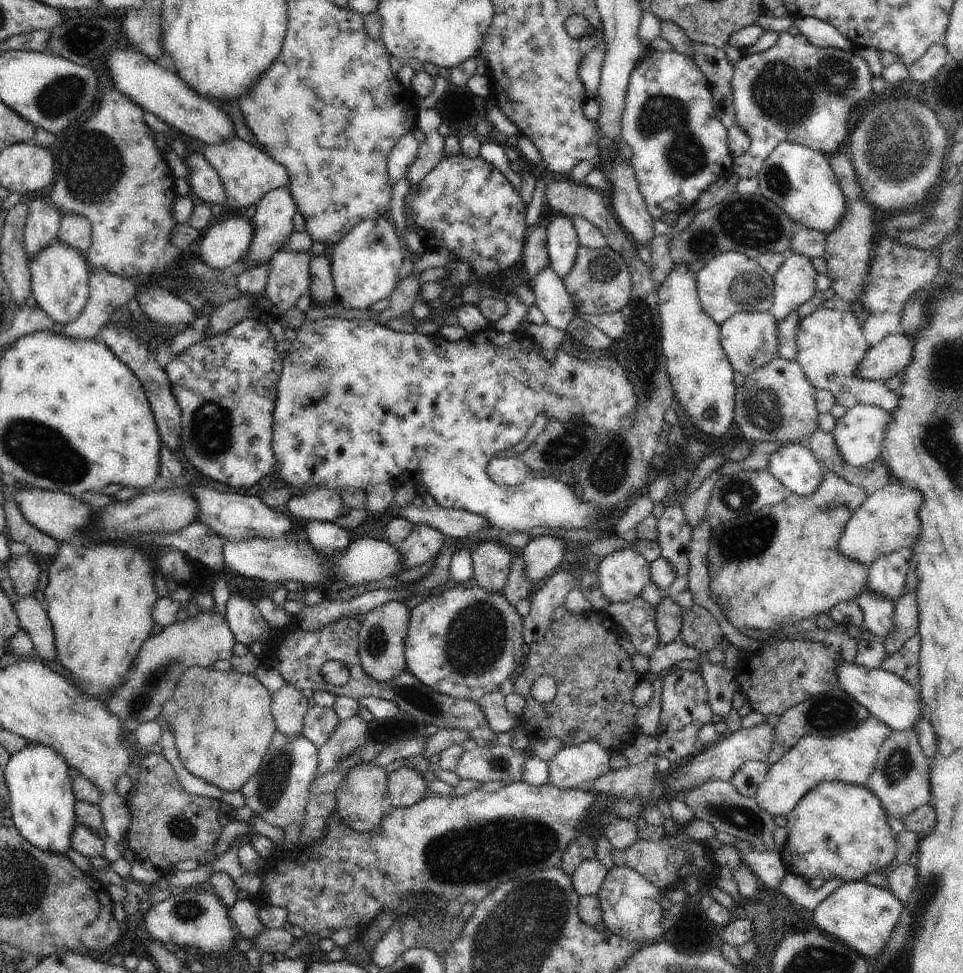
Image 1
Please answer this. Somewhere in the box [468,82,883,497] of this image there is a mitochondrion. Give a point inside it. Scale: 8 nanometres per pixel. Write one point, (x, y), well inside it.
(663, 121)

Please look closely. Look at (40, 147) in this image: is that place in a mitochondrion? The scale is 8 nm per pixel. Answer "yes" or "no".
no

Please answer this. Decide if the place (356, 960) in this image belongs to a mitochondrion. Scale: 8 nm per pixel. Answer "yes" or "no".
no

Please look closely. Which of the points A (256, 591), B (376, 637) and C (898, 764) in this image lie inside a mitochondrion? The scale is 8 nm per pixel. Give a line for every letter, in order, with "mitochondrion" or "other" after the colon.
A: other
B: mitochondrion
C: mitochondrion

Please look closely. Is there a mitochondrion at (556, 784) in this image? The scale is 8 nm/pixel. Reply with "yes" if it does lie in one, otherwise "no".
no

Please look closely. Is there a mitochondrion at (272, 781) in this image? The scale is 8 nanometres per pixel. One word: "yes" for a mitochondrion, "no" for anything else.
yes

